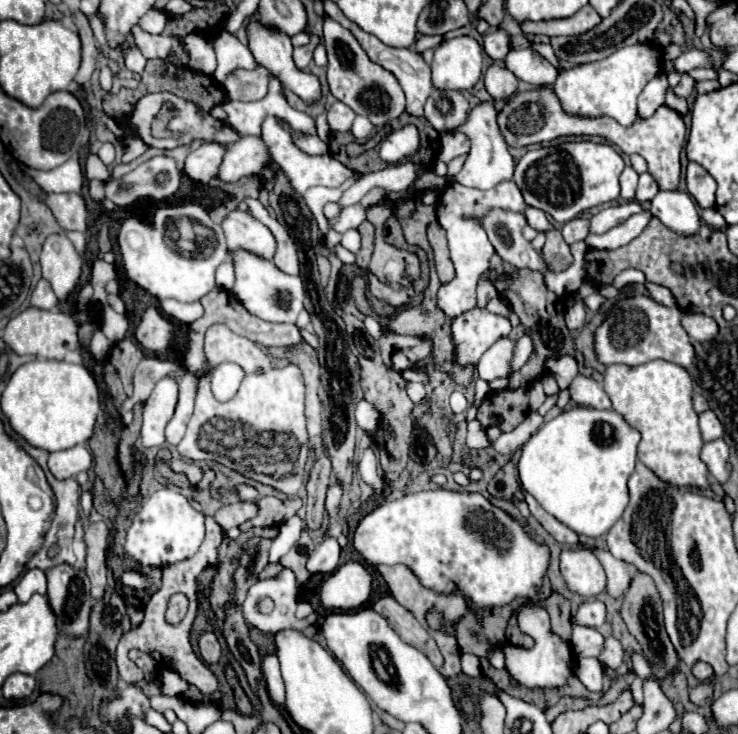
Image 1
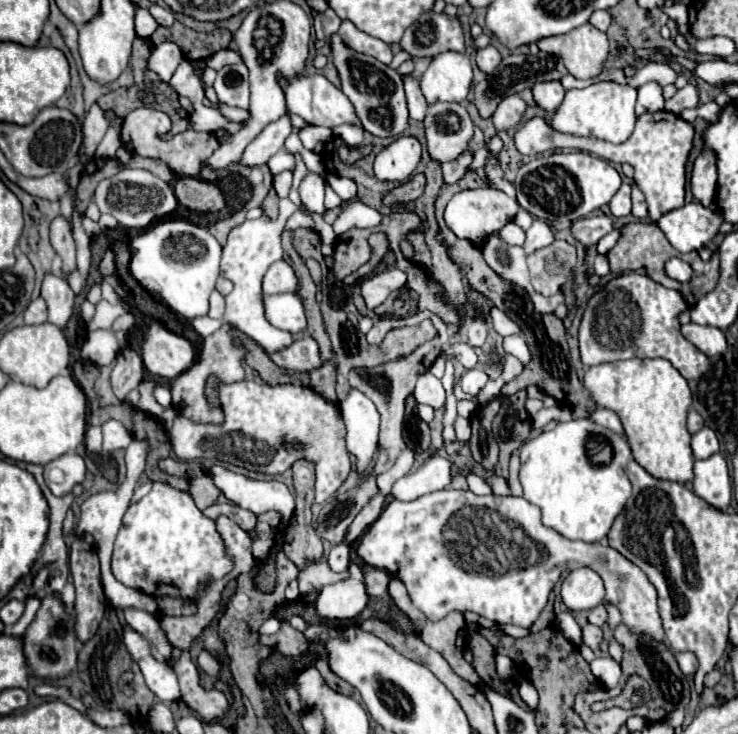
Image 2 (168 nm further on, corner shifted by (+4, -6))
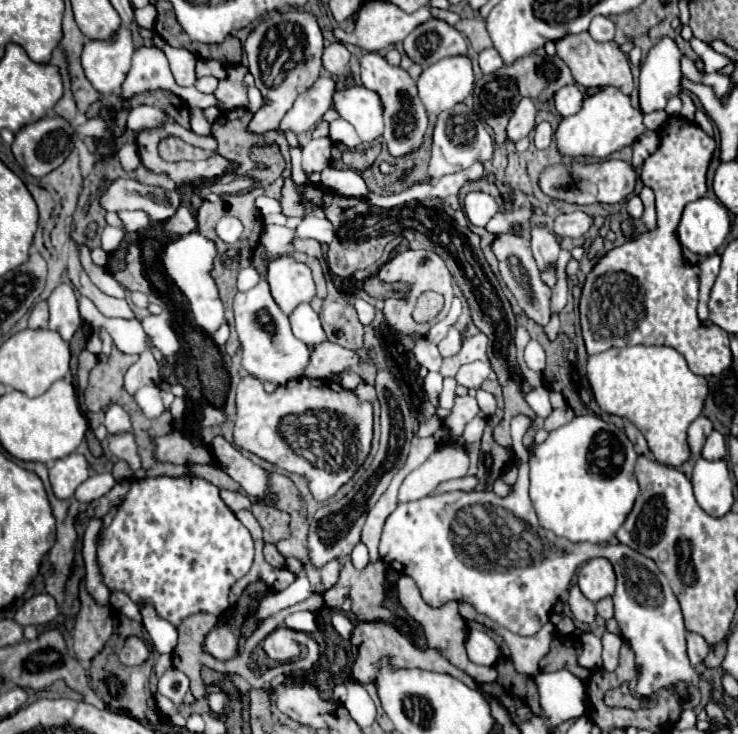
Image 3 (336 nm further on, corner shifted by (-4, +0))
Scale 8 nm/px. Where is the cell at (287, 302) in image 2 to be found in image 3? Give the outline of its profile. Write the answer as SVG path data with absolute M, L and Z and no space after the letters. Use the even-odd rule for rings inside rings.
M300 304L296 312L290 316L292 332L298 340L302 340L308 348L314 348L326 340L324 328L320 326L318 314L310 308L310 304Z

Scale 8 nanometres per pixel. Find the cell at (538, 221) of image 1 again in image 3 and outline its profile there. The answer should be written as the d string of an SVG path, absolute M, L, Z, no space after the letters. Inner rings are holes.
M534 228L532 232L532 254L542 272L552 270L560 252L558 238L548 228Z

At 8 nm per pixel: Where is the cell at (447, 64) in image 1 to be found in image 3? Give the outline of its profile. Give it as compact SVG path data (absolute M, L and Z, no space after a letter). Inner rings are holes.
M466 56L444 58L424 68L416 86L426 112L430 116L438 116L440 112L452 110L456 104L464 102L464 98L472 92L472 62Z

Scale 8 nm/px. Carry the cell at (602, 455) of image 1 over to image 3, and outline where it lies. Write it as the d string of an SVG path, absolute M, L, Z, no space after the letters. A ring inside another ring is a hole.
M586 414L586 416L574 416L572 422L560 426L558 430L552 430L548 440L538 444L534 448L534 456L530 458L530 500L534 504L534 510L538 514L538 520L540 520L540 526L546 528L546 530L552 530L556 536L564 536L568 538L570 542L592 542L592 544L606 544L610 542L610 538L616 534L616 530L622 526L622 522L626 520L626 516L630 514L632 506L634 506L634 500L638 496L638 482L634 478L634 446L632 442L626 438L626 434L616 428L614 424L608 424L604 422L602 418L594 416L594 414Z

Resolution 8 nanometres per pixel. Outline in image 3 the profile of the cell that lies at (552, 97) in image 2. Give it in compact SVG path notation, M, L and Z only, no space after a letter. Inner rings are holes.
M570 84L570 86L564 86L560 92L556 92L554 96L554 104L556 104L556 110L566 118L566 116L572 116L576 112L580 112L582 108L582 100L584 100L584 92L576 86L576 84Z

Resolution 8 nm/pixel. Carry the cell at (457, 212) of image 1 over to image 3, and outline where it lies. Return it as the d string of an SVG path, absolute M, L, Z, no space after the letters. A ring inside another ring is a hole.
M470 192L464 200L464 212L474 226L486 226L488 220L498 212L498 204L490 194Z

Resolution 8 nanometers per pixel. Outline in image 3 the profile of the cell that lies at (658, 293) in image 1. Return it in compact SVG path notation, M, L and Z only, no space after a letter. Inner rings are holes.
M717 253L710 255L700 263L699 301L697 313L700 320L708 320L708 300L710 291L720 271L721 256Z

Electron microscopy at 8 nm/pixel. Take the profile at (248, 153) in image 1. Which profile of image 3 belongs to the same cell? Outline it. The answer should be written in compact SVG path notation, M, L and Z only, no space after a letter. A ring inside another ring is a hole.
M332 76L318 78L306 92L302 92L294 106L286 112L286 116L280 122L280 132L292 130L296 134L310 130L328 108L332 108L332 96L336 92L338 82Z

